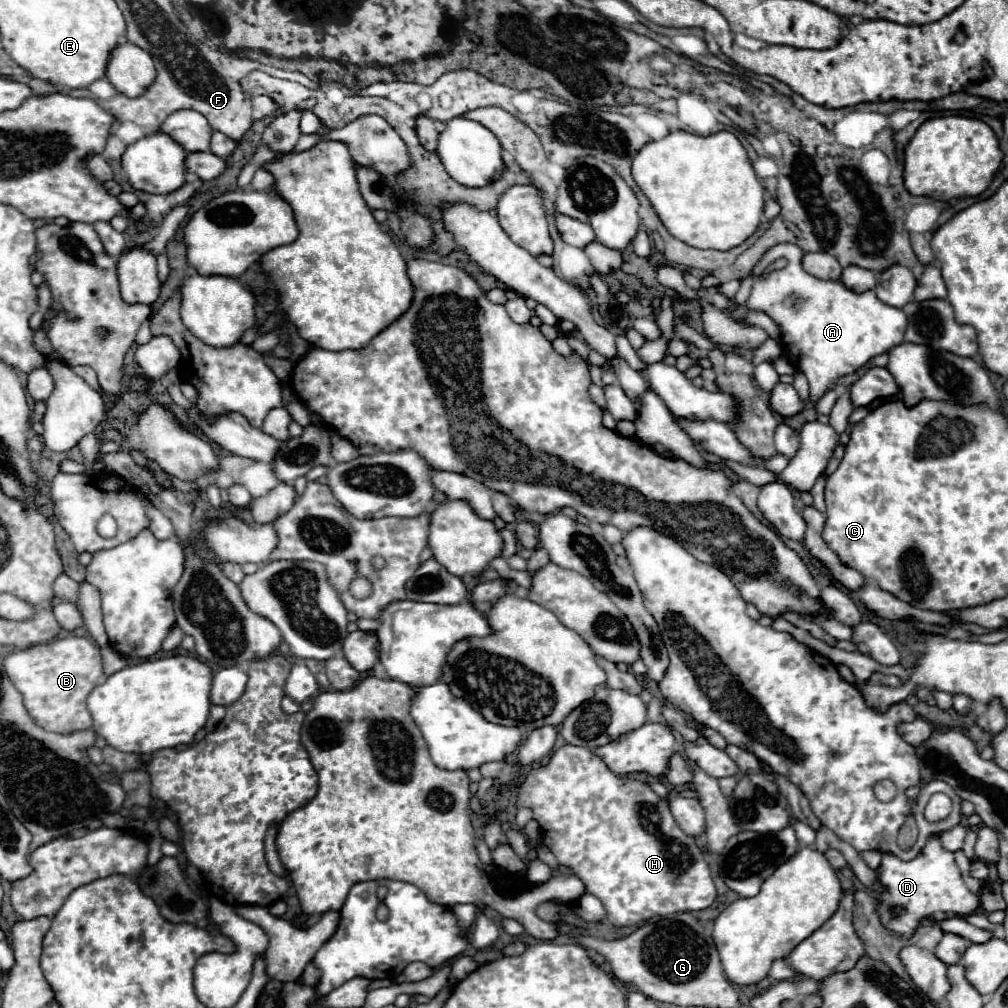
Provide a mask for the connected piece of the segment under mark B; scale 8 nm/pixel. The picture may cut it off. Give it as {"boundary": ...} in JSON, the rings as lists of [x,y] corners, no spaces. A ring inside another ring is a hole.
{"boundary":[[[69,635],[15,651],[11,657],[5,657],[5,671],[23,695],[27,713],[39,727],[55,733],[71,733],[91,727],[91,713],[87,711],[85,699],[95,685],[101,685],[107,679],[103,673],[99,647],[91,639]]]}

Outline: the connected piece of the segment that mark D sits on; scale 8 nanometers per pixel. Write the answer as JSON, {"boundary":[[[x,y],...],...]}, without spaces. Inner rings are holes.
{"boundary":[[[931,837],[923,851],[907,863],[897,859],[895,855],[885,853],[879,867],[879,881],[887,889],[887,893],[881,895],[881,901],[877,905],[881,923],[891,931],[901,933],[903,937],[911,937],[921,919],[931,917],[933,913],[941,911],[965,917],[979,907],[979,897],[967,889],[953,853],[943,849],[937,837]]]}

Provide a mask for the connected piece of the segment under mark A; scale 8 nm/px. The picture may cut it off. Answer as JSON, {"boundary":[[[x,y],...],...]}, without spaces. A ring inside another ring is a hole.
{"boundary":[[[783,243],[783,245],[771,247],[753,269],[755,281],[753,281],[753,289],[751,289],[751,295],[745,303],[745,307],[767,313],[779,325],[781,335],[783,335],[783,345],[787,349],[787,357],[795,365],[795,369],[799,369],[807,377],[809,387],[811,387],[809,399],[813,403],[817,403],[817,399],[823,397],[825,391],[835,387],[835,381],[841,375],[855,373],[871,357],[887,353],[891,347],[899,345],[903,341],[903,335],[907,329],[907,315],[903,313],[903,309],[897,309],[897,307],[891,307],[891,305],[885,305],[883,301],[879,301],[873,291],[853,293],[841,281],[823,281],[823,279],[809,275],[801,267],[801,257],[803,257],[803,251],[797,245]],[[781,257],[787,261],[785,267],[767,273],[769,265],[773,265]]]}

